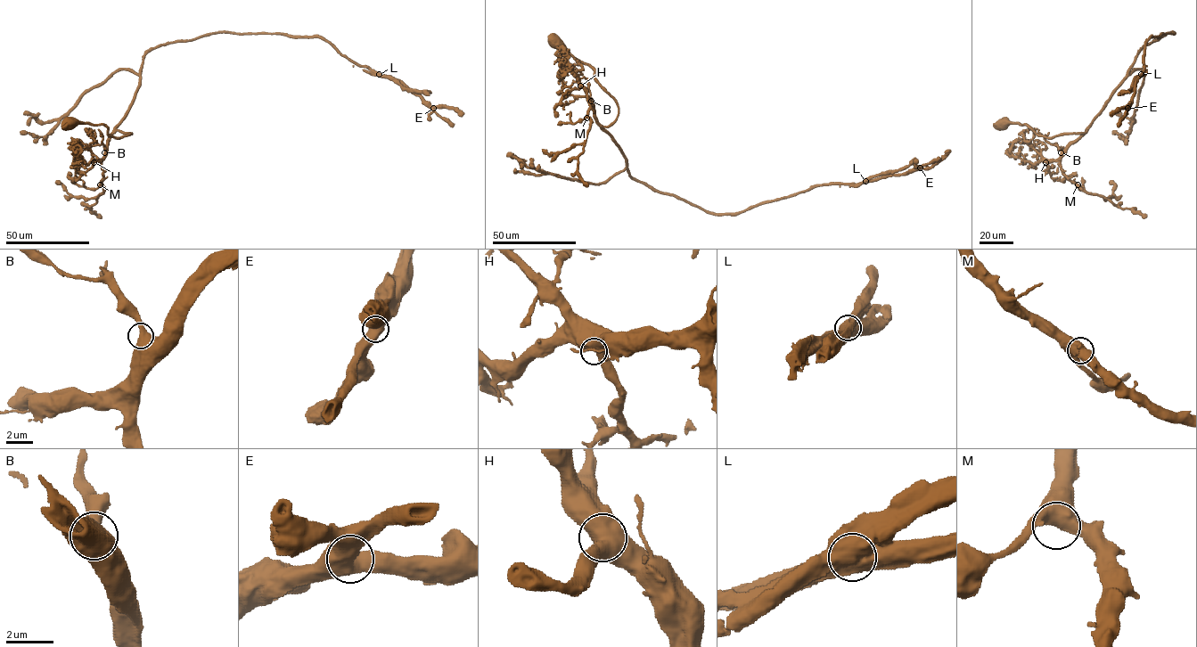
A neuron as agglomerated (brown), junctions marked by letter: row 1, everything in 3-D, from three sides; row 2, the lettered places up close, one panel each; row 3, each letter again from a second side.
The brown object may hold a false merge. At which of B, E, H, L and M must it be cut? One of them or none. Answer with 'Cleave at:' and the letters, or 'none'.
Cleave at: L

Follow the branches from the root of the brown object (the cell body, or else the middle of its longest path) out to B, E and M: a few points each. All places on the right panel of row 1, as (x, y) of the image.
B: (1004, 121), (1027, 124), (1037, 134), (1047, 137), (1086, 130), (1061, 152)
E: (1004, 121), (1027, 124), (1047, 137), (1085, 133), (1140, 50), (1174, 32), (1146, 42), (1143, 69), (1127, 108)
M: (1004, 121), (1027, 124), (1037, 134), (1047, 137), (1086, 130), (1061, 158), (1061, 171), (1078, 184)

